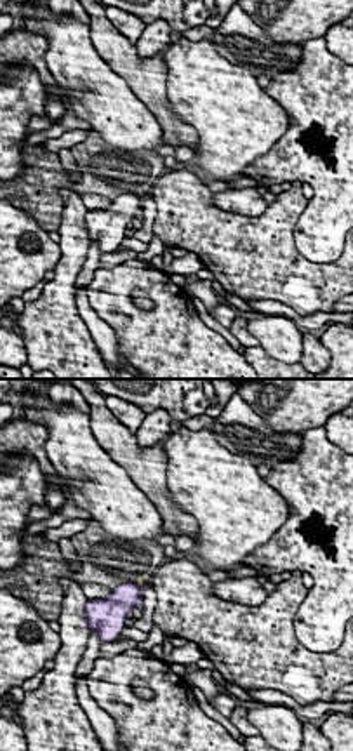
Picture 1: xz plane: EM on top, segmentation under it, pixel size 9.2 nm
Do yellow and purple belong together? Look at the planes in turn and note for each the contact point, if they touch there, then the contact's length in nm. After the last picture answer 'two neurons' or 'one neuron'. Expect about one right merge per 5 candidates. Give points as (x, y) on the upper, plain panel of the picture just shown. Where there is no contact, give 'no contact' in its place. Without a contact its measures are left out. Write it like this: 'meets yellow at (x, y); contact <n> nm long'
meets yellow at (139, 195); contact 60 nm long

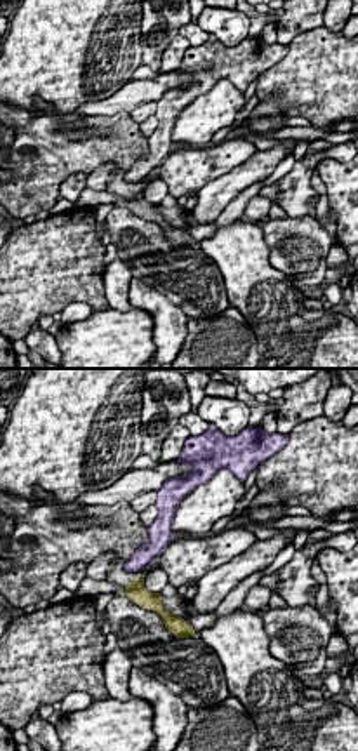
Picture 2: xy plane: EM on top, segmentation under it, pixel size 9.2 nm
no contact

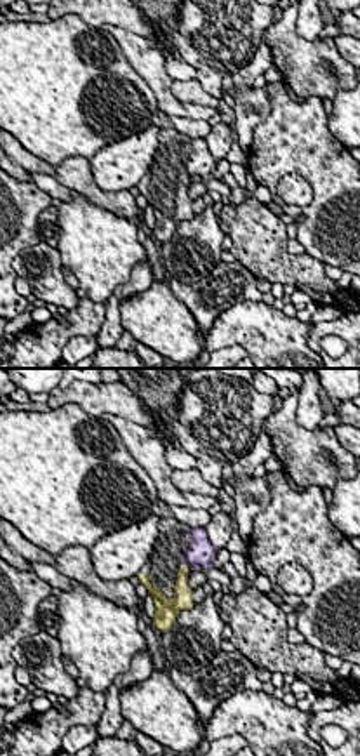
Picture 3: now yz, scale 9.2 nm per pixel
no contact

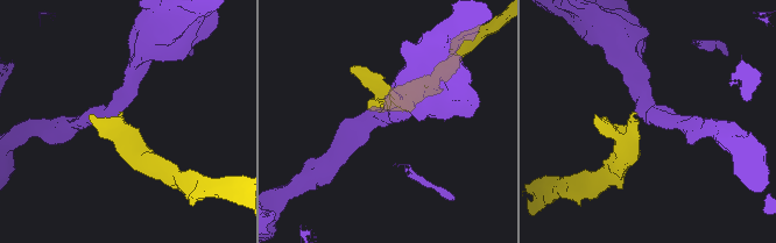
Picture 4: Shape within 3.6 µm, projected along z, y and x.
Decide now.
two neurons

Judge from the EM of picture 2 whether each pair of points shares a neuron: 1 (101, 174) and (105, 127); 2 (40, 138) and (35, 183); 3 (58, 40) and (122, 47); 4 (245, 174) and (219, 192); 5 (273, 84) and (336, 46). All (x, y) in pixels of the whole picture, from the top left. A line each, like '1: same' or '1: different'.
1: different
2: same
3: same
4: same
5: same

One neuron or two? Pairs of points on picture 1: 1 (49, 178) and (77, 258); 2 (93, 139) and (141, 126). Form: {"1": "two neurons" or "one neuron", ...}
{"1": "two neurons", "2": "two neurons"}

